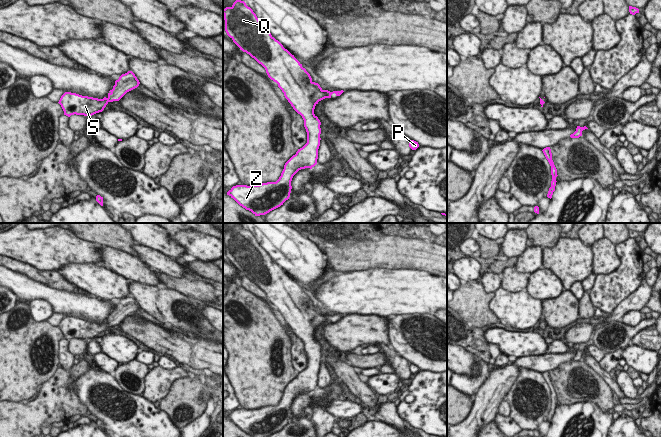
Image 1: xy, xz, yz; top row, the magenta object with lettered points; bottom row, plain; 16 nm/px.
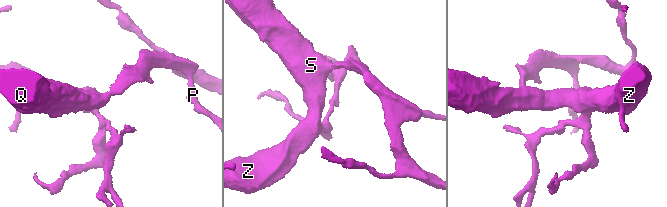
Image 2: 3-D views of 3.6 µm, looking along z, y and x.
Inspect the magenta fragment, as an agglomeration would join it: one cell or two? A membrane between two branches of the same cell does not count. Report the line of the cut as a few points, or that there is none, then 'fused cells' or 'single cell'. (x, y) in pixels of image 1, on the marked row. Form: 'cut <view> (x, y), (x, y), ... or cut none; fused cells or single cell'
cut none; single cell

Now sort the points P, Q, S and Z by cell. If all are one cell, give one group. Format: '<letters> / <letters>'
P Q S Z

